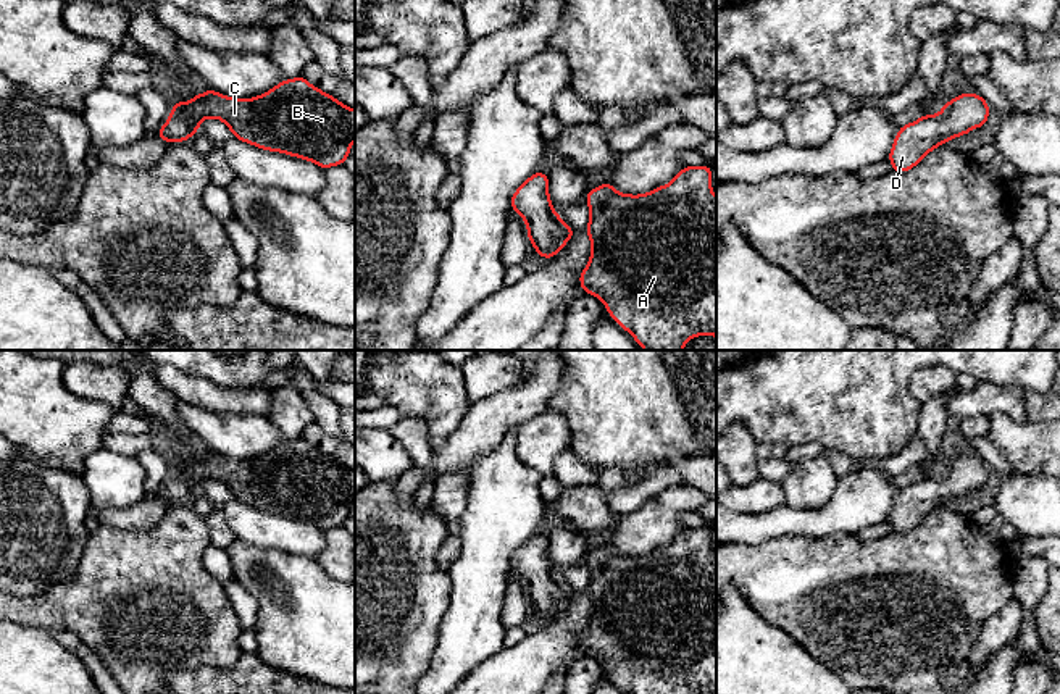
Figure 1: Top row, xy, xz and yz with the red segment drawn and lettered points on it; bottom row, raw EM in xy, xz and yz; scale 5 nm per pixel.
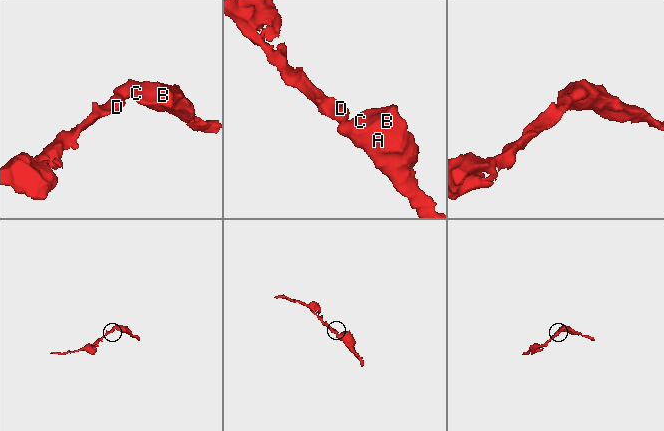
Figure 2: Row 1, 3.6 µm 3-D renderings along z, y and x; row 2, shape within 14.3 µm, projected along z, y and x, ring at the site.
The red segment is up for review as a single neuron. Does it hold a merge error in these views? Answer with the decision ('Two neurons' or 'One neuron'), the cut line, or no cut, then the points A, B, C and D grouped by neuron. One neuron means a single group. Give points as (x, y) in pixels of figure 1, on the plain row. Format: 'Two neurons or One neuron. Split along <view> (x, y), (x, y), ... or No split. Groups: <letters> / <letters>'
One neuron. No split. Groups: A B C D

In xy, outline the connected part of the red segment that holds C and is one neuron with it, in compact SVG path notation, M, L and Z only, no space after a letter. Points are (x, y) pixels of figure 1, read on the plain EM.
M303 437L281 442L253 460L232 460L213 450L195 455L190 463L173 465L168 483L156 492L161 502L189 502L207 479L221 481L242 504L268 513L303 520L326 531L344 526L355 502L355 471L310 445Z

